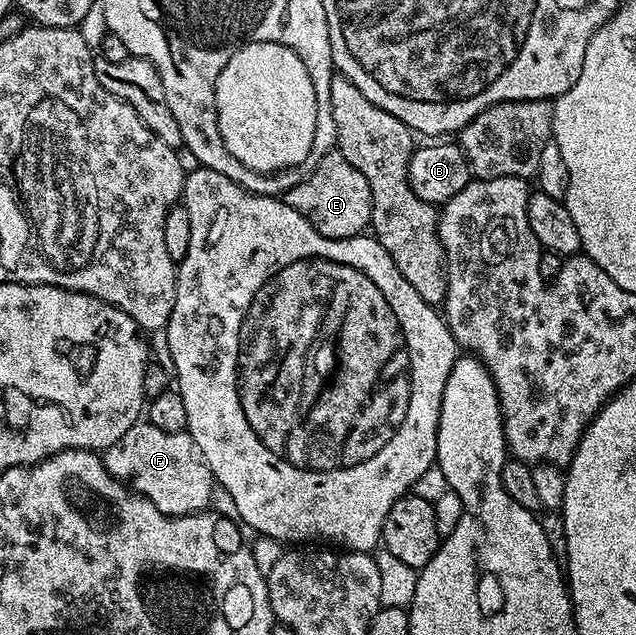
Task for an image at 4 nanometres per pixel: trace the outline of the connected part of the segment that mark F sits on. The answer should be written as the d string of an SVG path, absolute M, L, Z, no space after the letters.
M140 419L104 451L104 460L107 471L116 480L128 483L129 488L148 498L164 515L183 517L211 508L216 482L189 432L162 431L148 419Z

